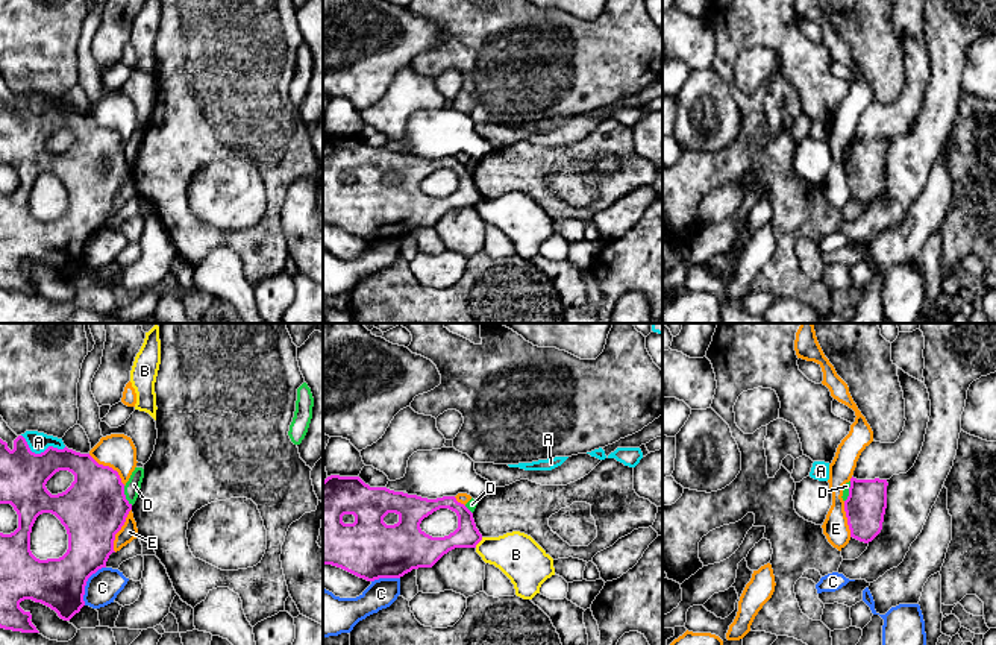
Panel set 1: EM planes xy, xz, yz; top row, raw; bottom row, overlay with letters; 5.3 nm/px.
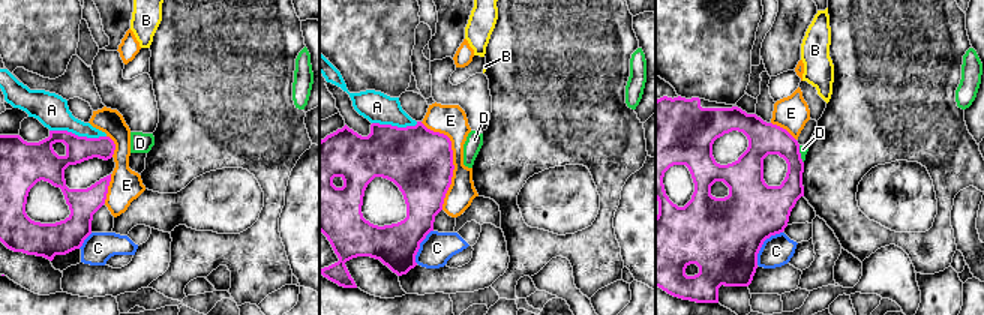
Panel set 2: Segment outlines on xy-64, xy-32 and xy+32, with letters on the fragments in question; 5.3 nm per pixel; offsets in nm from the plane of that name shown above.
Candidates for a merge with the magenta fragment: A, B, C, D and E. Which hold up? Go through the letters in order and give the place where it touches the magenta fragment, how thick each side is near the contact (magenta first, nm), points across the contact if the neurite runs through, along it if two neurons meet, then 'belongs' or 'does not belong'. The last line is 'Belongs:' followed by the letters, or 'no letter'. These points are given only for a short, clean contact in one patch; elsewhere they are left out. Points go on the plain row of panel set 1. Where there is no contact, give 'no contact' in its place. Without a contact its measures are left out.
A: meets magenta in xy at (41, 113); 260 nm thick on the magenta side, 110 nm on the other; does not belong
B: meets magenta in xz at (479, 201); 130 nm thick on the magenta side, 240 nm on the other; border along xz (482, 198), (475, 207); does not belong
C: meets magenta in xy at (85, 243); 280 nm thick on the magenta side, 180 nm on the other; does not belong
D: meets magenta in xy at (125, 155); 360 nm thick on the magenta side, 80 nm on the other; border along xy (123, 146), (123, 154), (132, 164); does not belong
E: meets magenta in xy at (120, 188); 360 nm thick on the magenta side, 90 nm on the other; does not belong
Belongs: no letter

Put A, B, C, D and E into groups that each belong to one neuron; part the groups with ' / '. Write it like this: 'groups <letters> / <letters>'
groups A / B / C / D / E

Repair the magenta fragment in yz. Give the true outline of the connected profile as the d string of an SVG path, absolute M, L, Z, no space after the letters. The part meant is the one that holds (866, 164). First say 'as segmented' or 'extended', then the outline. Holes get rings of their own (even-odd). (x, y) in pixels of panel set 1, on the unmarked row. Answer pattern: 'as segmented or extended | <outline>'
as segmented | M850 138L849 156L844 161L850 197L869 203L881 193L887 168L887 146L887 140Z

